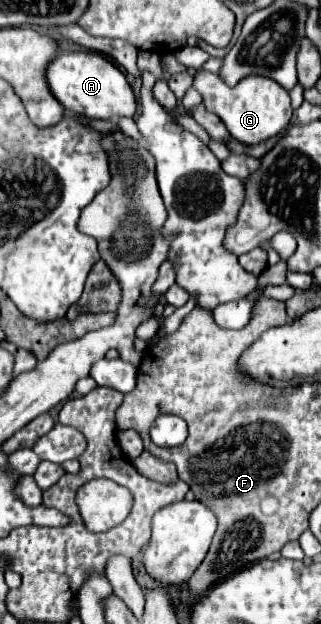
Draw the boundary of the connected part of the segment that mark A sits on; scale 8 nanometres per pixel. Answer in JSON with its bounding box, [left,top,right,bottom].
[46,52,136,120]

